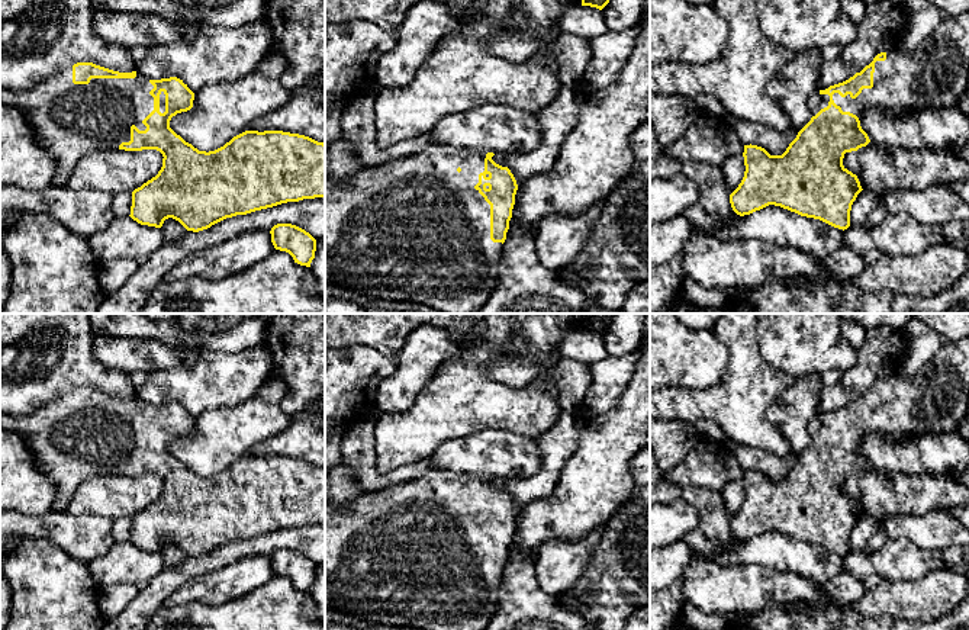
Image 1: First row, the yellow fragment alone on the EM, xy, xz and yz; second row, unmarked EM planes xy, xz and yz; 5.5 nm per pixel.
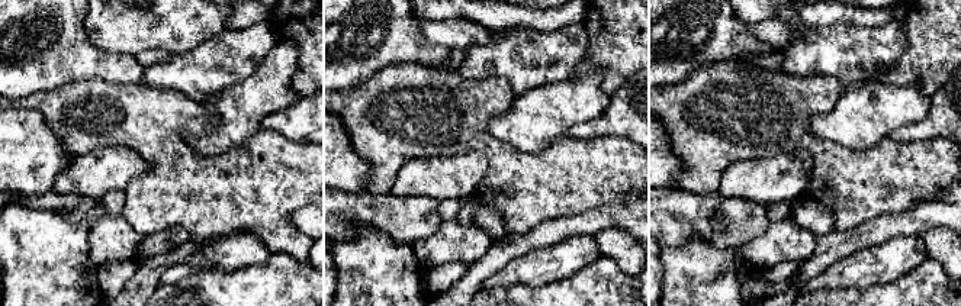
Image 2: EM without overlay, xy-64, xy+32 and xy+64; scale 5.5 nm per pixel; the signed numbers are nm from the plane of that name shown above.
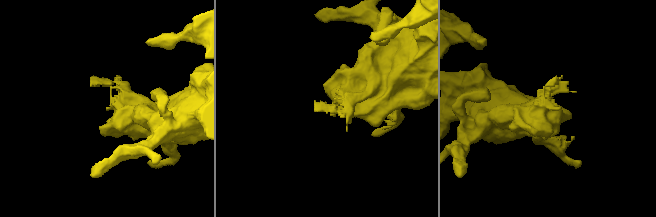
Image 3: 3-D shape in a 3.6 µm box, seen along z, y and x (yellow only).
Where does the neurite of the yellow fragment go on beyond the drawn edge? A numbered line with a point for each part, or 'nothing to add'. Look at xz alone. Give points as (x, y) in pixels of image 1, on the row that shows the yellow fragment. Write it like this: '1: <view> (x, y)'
1: xz (414, 230)

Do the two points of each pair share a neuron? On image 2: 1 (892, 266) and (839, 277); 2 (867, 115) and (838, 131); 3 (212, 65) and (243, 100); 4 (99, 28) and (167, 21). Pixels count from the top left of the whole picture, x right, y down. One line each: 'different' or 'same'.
1: same
2: same
3: different
4: same

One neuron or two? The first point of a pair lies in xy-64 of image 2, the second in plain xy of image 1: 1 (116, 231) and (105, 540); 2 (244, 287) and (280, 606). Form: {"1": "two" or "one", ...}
{"1": "two", "2": "one"}

